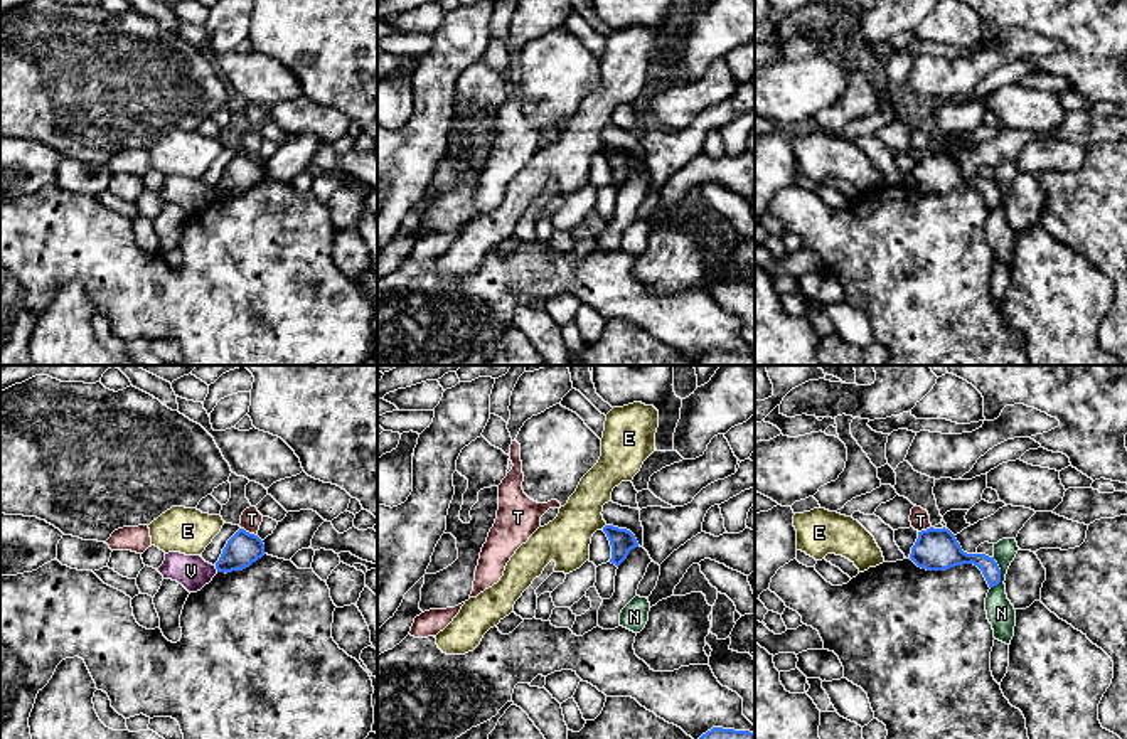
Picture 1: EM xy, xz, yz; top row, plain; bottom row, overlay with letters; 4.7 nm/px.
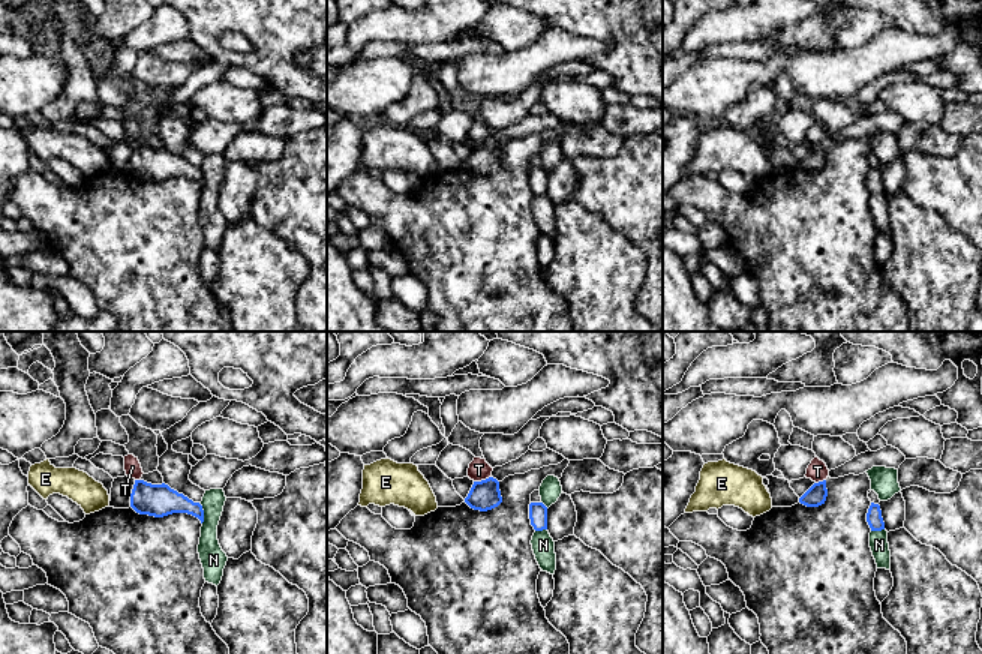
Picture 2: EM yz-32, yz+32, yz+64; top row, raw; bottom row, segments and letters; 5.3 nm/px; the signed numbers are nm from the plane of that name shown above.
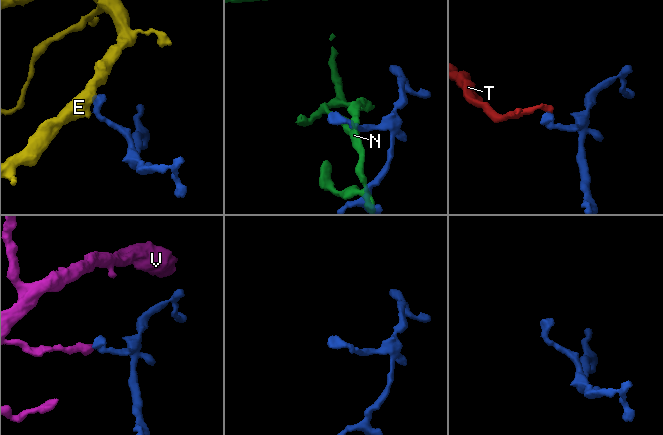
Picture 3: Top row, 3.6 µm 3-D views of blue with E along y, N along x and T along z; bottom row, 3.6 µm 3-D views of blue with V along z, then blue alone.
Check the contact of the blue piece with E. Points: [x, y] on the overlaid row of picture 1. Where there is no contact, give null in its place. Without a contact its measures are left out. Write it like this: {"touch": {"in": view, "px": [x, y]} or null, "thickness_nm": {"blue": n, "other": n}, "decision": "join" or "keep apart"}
{"touch": {"in": "xz", "px": [603, 527]}, "thickness_nm": {"blue": 120, "other": 220}, "decision": "keep apart"}

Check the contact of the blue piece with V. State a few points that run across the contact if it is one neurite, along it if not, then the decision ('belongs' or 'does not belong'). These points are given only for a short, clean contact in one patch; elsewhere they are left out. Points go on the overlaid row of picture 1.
xy (214, 566), (218, 571) | does not belong

